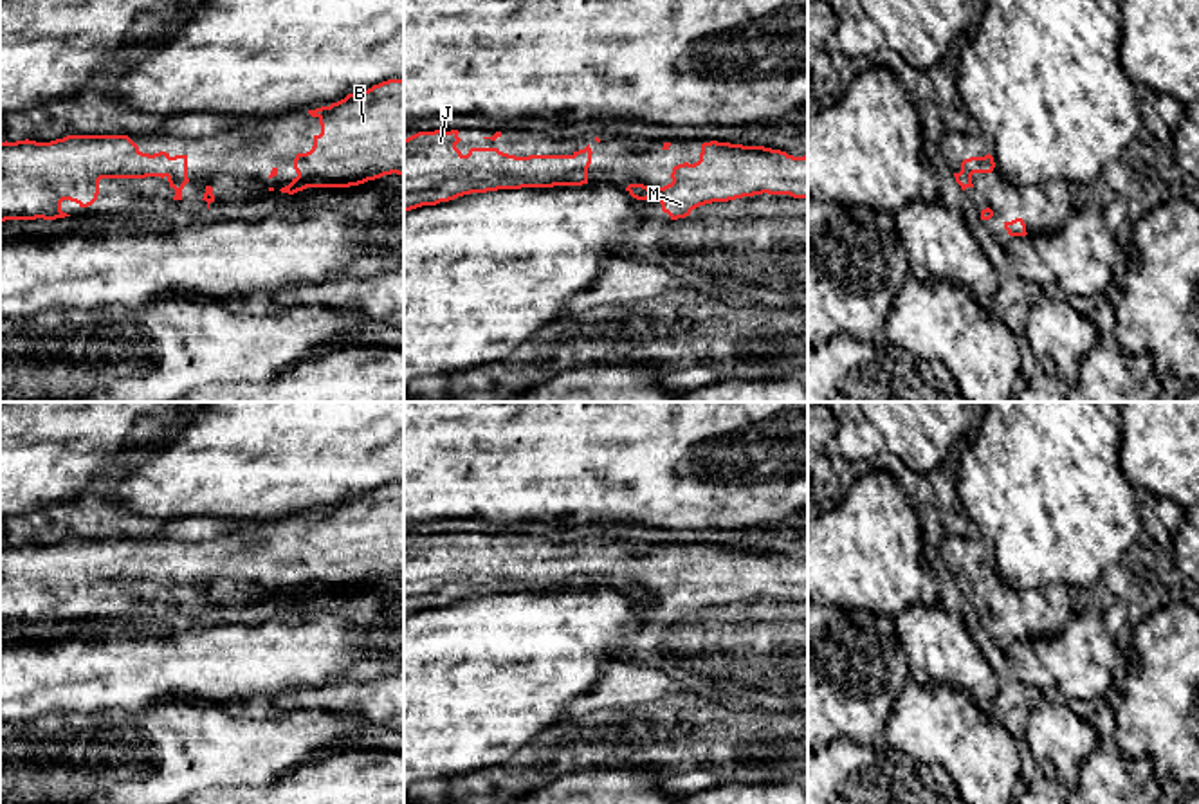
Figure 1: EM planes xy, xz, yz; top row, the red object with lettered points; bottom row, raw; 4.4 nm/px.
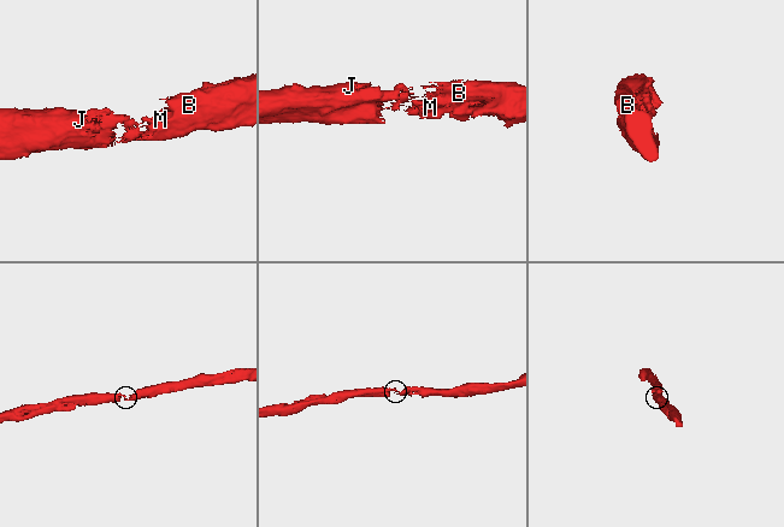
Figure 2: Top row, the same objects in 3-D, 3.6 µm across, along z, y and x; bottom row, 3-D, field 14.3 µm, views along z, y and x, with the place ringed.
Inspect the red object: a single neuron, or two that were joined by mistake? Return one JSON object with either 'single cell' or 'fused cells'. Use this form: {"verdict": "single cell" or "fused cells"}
{"verdict": "single cell"}

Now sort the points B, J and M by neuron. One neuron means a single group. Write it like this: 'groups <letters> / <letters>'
groups B J M

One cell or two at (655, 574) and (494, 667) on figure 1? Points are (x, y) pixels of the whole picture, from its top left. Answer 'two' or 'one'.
two

